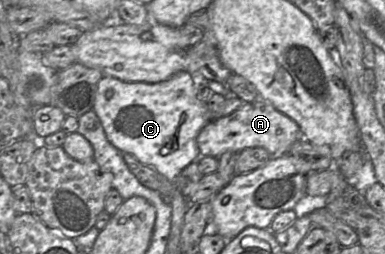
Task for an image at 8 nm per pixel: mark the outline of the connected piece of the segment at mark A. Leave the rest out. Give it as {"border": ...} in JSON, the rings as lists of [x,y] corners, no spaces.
{"border":[[[258,99],[250,103],[244,102],[230,115],[207,123],[197,136],[197,145],[200,157],[219,158],[227,151],[240,152],[250,147],[265,148],[273,157],[279,157],[287,155],[291,145],[302,138],[298,125],[291,118],[279,112],[270,103]]]}

